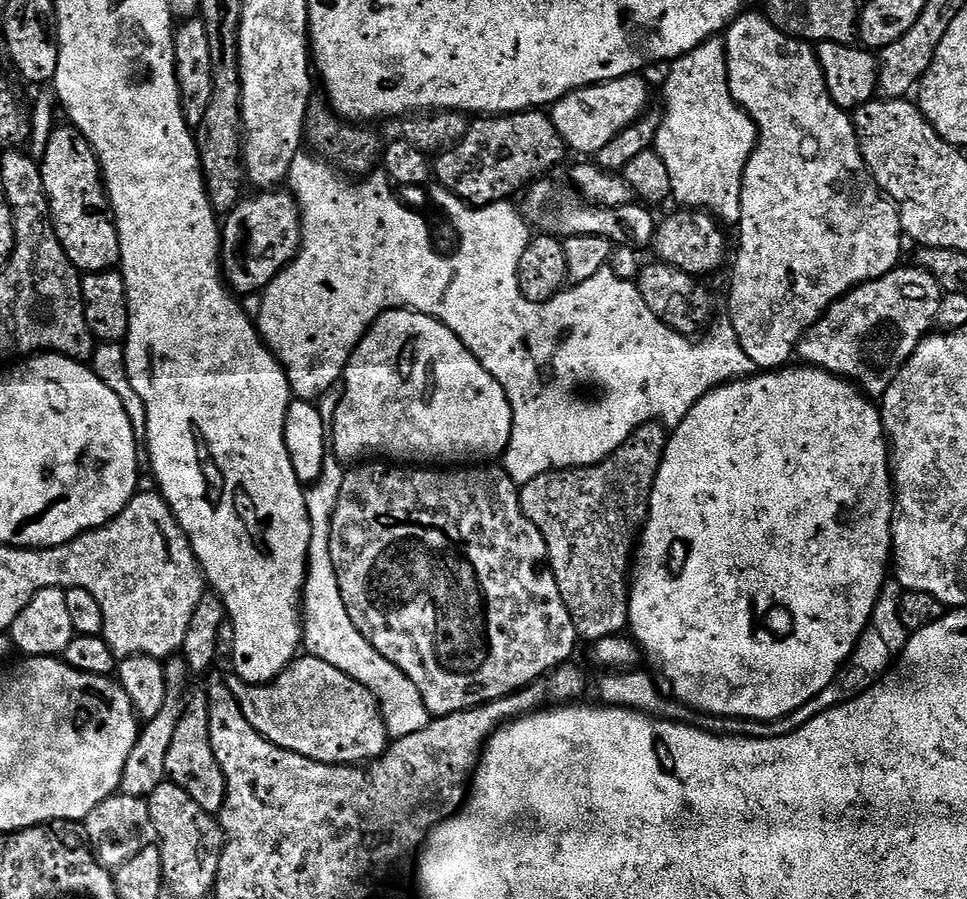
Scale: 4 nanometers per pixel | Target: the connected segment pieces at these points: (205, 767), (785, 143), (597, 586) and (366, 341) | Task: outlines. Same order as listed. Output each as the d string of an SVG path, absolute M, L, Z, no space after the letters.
M193 691L187 697L184 716L174 730L170 751L166 754L167 779L186 790L186 793L190 794L203 810L219 814L226 798L226 778L222 774L222 766L218 766L218 758L214 758L214 750L210 746L207 691L195 692Z
M749 10L736 17L726 29L726 35L723 37L724 44L728 47L728 85L730 86L730 94L735 98L737 104L747 112L748 116L756 124L756 148L752 151L752 156L746 162L746 170L744 171L744 177L742 178L742 210L740 211L740 222L738 225L738 231L740 231L740 245L735 245L734 248L734 260L736 256L736 265L732 268L732 285L728 288L728 312L726 312L726 318L734 326L734 334L738 334L738 342L742 346L742 350L746 350L746 355L750 357L750 362L754 362L757 369L760 370L775 370L783 368L789 363L788 360L797 351L800 339L802 339L808 331L816 325L818 321L824 316L824 312L828 309L835 300L841 300L847 292L853 292L855 288L860 284L865 284L871 280L877 280L882 278L886 273L892 271L901 263L902 255L899 250L899 236L902 233L900 226L900 213L895 204L888 199L885 193L881 192L880 187L876 185L876 181L873 180L871 172L869 172L866 162L864 161L864 155L860 152L860 143L856 137L856 125L853 117L849 115L845 109L840 108L834 102L834 98L829 94L828 87L826 86L826 78L824 77L824 71L820 65L820 60L816 57L815 47L811 43L803 40L795 40L793 36L787 36L782 34L782 30L778 30L768 20L767 15L756 13L756 10Z
M659 422L643 424L634 430L634 434L630 434L628 441L618 451L611 452L601 464L547 472L520 488L520 505L524 517L538 526L546 542L548 567L554 574L562 602L566 602L566 610L570 610L570 618L581 641L595 642L607 636L618 636L628 628L630 561L638 537L648 523L648 500L652 496L652 487L669 435L669 429Z
M407 308L383 312L372 323L368 333L361 338L360 345L353 350L344 368L343 384L344 393L336 404L336 413L330 416L330 452L341 462L364 462L369 458L379 458L381 461L395 462L400 466L484 466L489 462L499 461L508 449L512 433L512 407L506 398L506 390L502 390L500 383L485 370L482 362L478 362L478 358L470 354L468 347L445 324L440 324L421 312Z

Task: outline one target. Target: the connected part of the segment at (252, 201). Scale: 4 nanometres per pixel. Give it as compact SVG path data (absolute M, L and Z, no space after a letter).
M264 190L252 195L241 200L238 207L222 220L222 275L229 289L240 298L251 292L263 293L269 282L299 254L302 238L300 207L291 191Z

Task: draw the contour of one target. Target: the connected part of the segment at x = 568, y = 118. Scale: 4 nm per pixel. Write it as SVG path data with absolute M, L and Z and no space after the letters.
M637 74L635 76L623 76L617 80L607 80L604 84L591 84L566 94L561 100L551 105L550 115L552 121L554 126L558 126L558 134L562 134L565 145L571 151L573 148L574 151L581 152L584 155L581 157L595 157L596 153L602 150L602 146L606 146L606 142L610 142L622 129L640 119L649 107L648 84L643 80L644 78L643 75Z

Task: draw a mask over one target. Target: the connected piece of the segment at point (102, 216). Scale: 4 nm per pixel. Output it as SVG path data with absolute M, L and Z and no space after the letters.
M56 126L38 163L52 211L52 225L70 262L84 274L115 269L120 263L120 235L100 174L100 159L88 139L77 128Z

